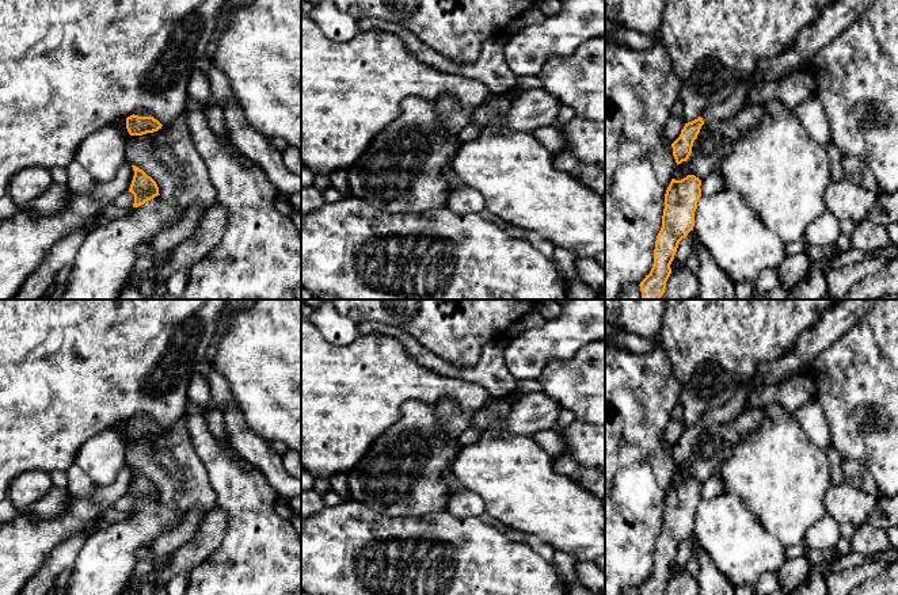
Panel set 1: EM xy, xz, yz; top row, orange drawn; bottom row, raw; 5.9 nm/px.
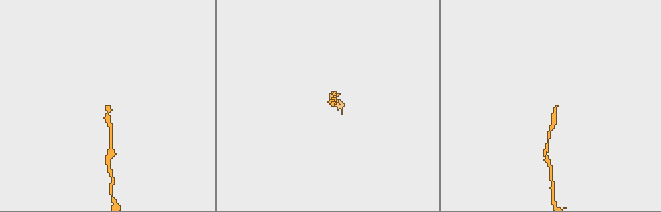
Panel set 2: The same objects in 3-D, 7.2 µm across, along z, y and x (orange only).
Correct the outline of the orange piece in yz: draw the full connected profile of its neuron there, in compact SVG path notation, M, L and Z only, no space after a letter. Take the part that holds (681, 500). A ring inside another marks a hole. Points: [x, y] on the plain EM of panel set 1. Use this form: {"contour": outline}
{"contour": "M688 478L681 484L671 483L665 497L662 531L657 539L654 568L640 586L640 595L665 595L671 577L670 568L678 548L695 530L695 515L701 500L701 484Z"}

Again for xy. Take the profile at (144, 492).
{"contour": "M132 469L134 480L129 492L129 496L134 499L133 511L138 511L145 506L153 503L159 497L159 491L156 485L148 480L142 473L136 469Z"}

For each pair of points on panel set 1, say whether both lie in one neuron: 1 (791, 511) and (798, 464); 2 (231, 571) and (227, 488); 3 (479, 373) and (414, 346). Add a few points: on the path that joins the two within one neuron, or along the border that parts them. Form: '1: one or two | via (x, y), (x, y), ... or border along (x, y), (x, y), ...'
1: one | via (791, 499), (791, 476)
2: one | via (238, 550), (238, 508)
3: one | via (463, 373), (451, 372), (430, 361)

